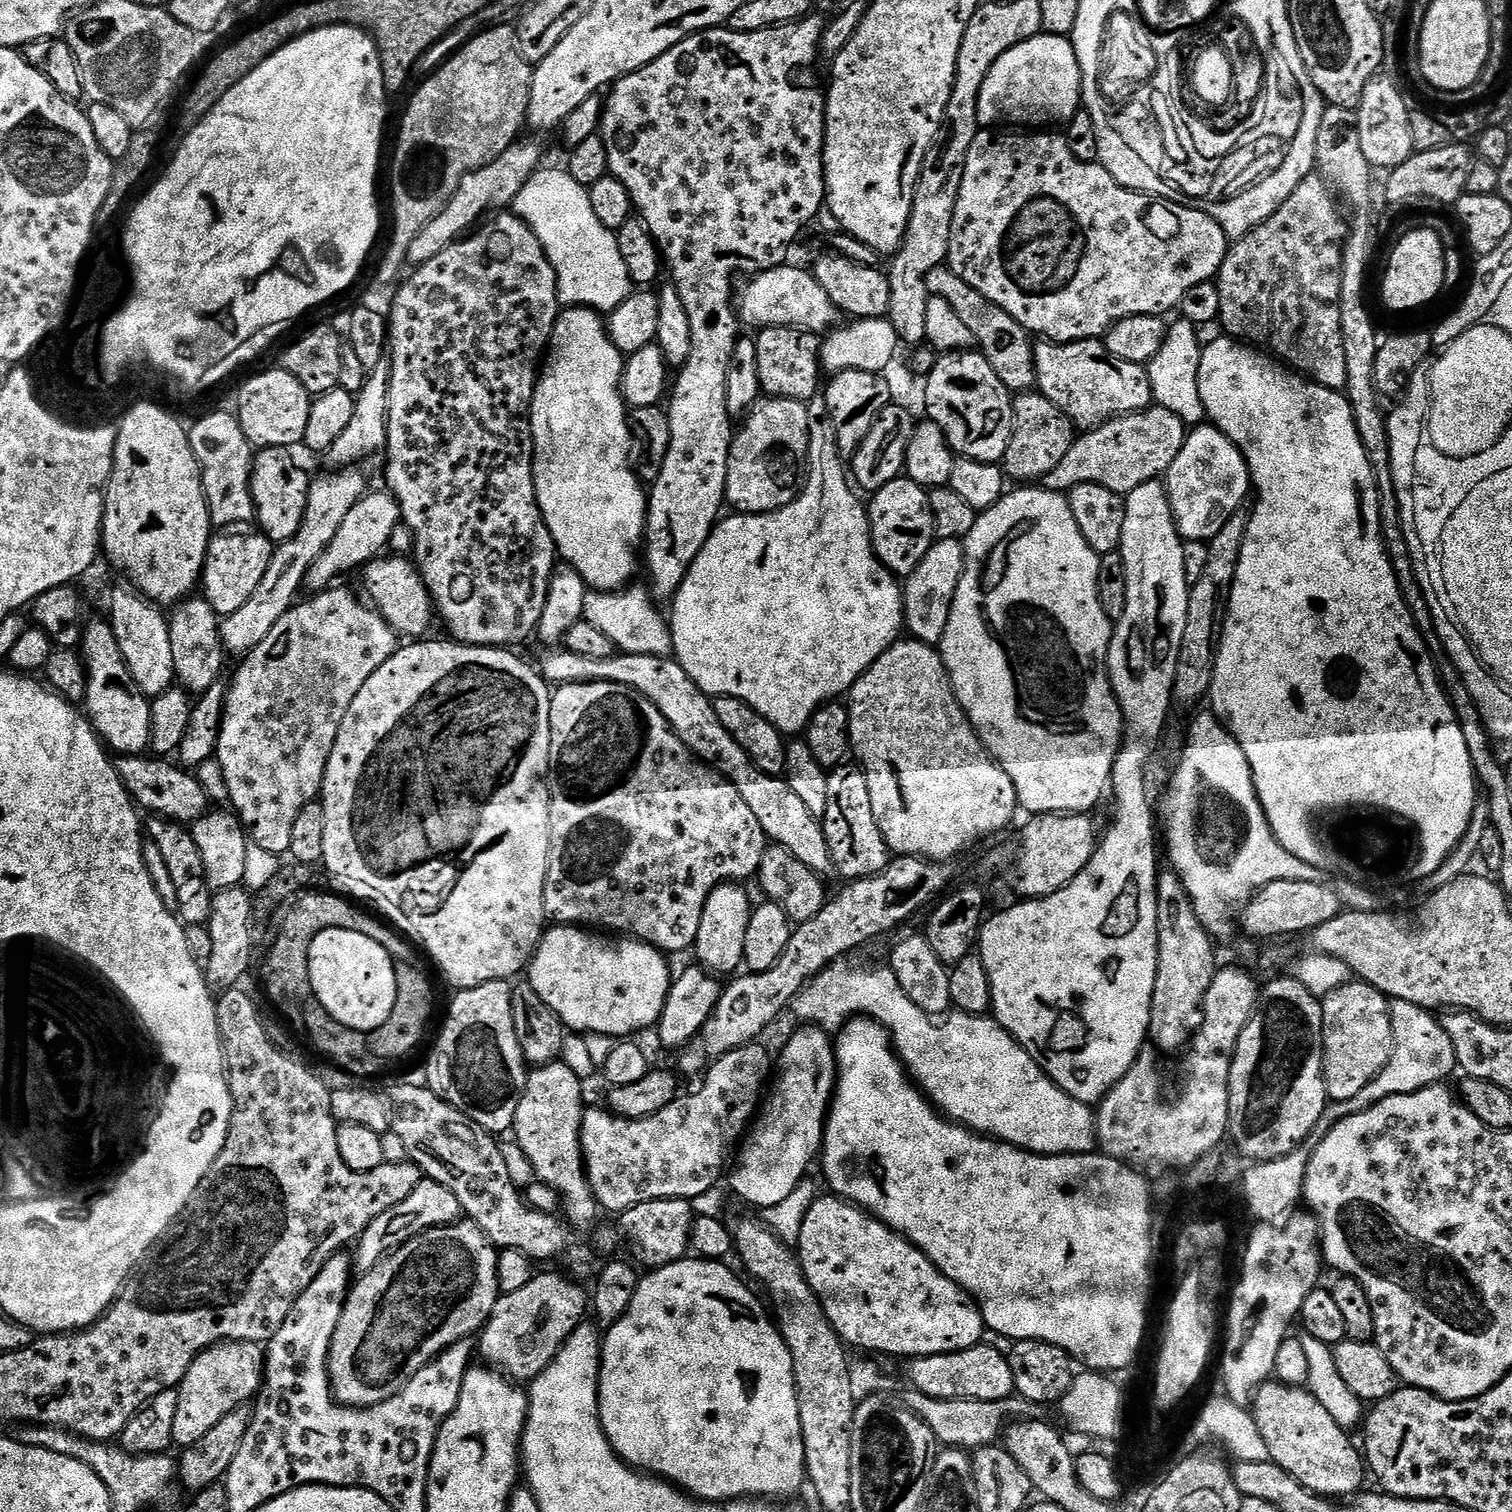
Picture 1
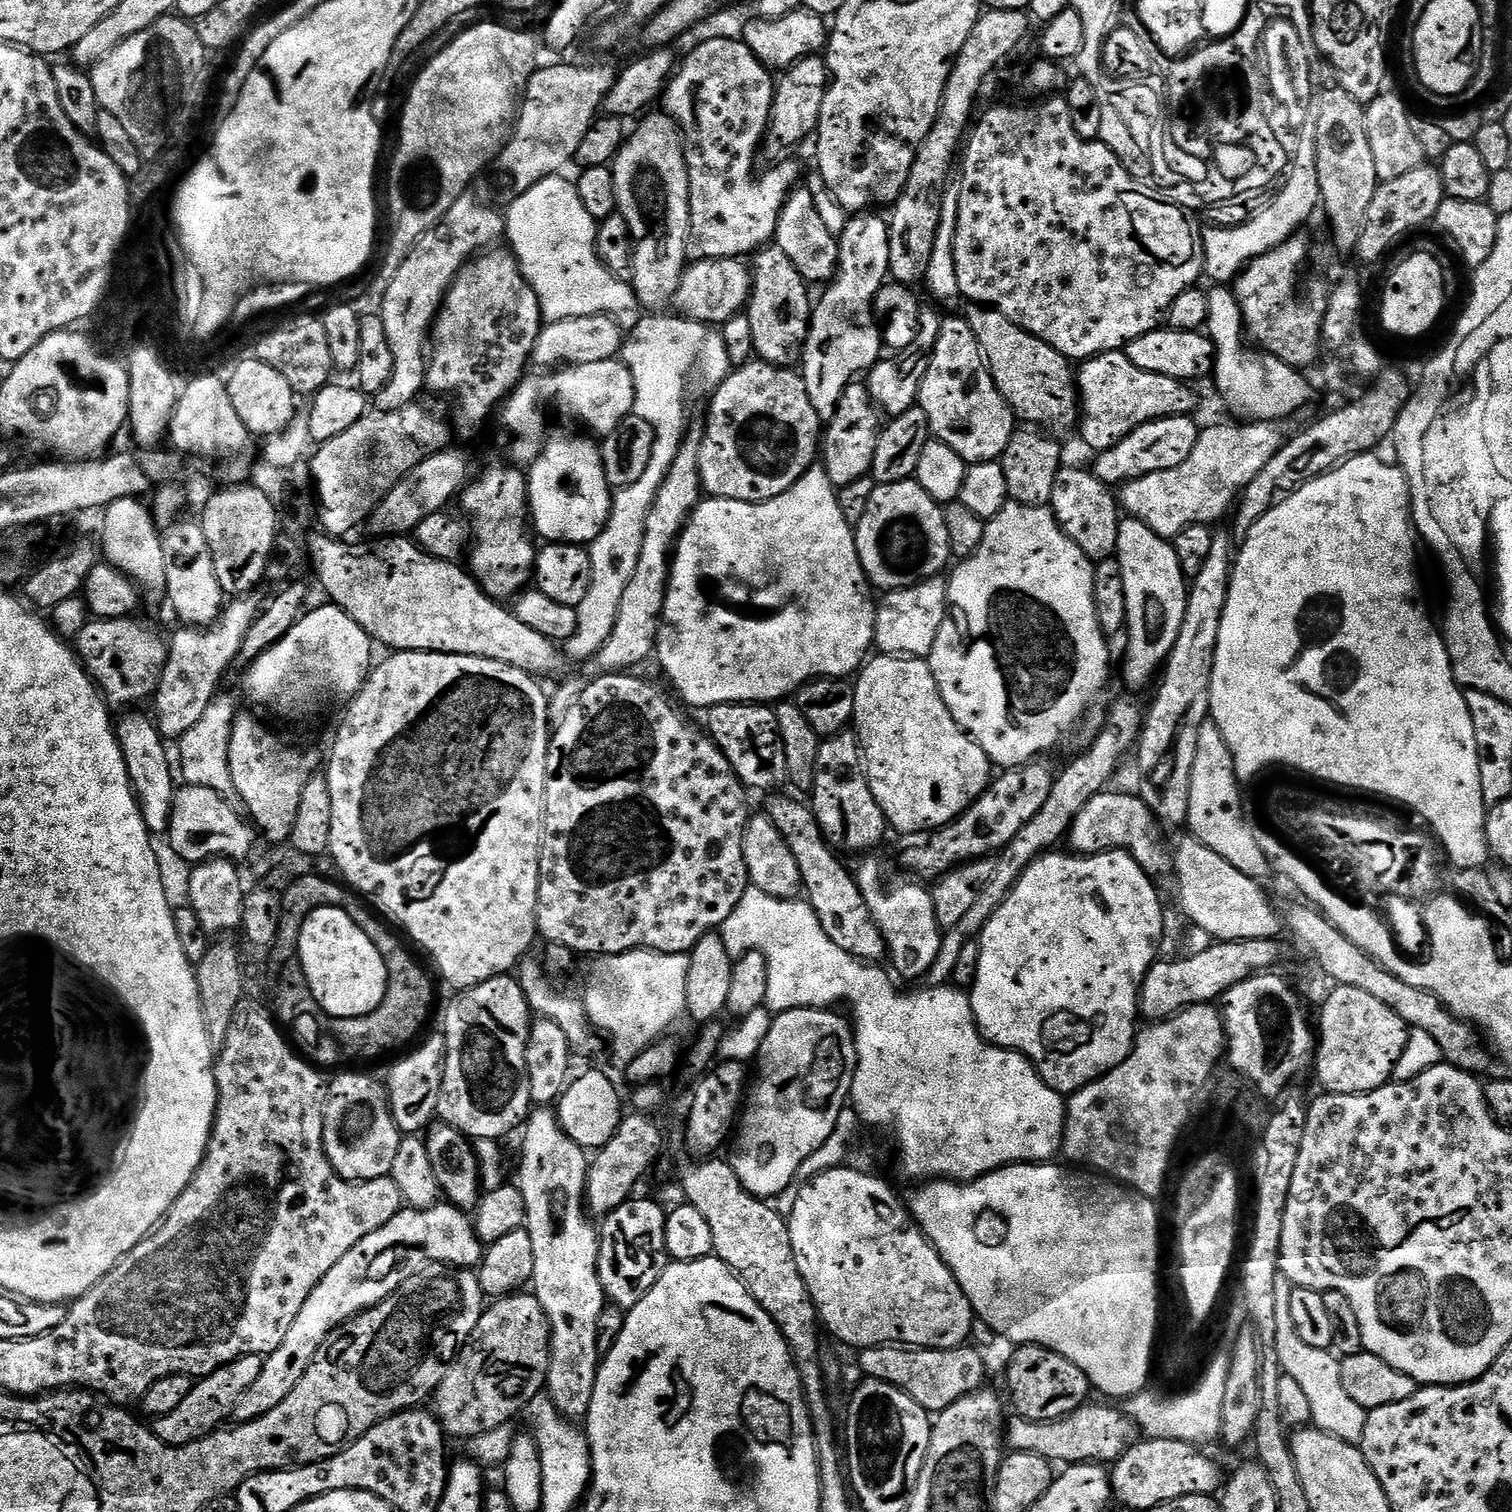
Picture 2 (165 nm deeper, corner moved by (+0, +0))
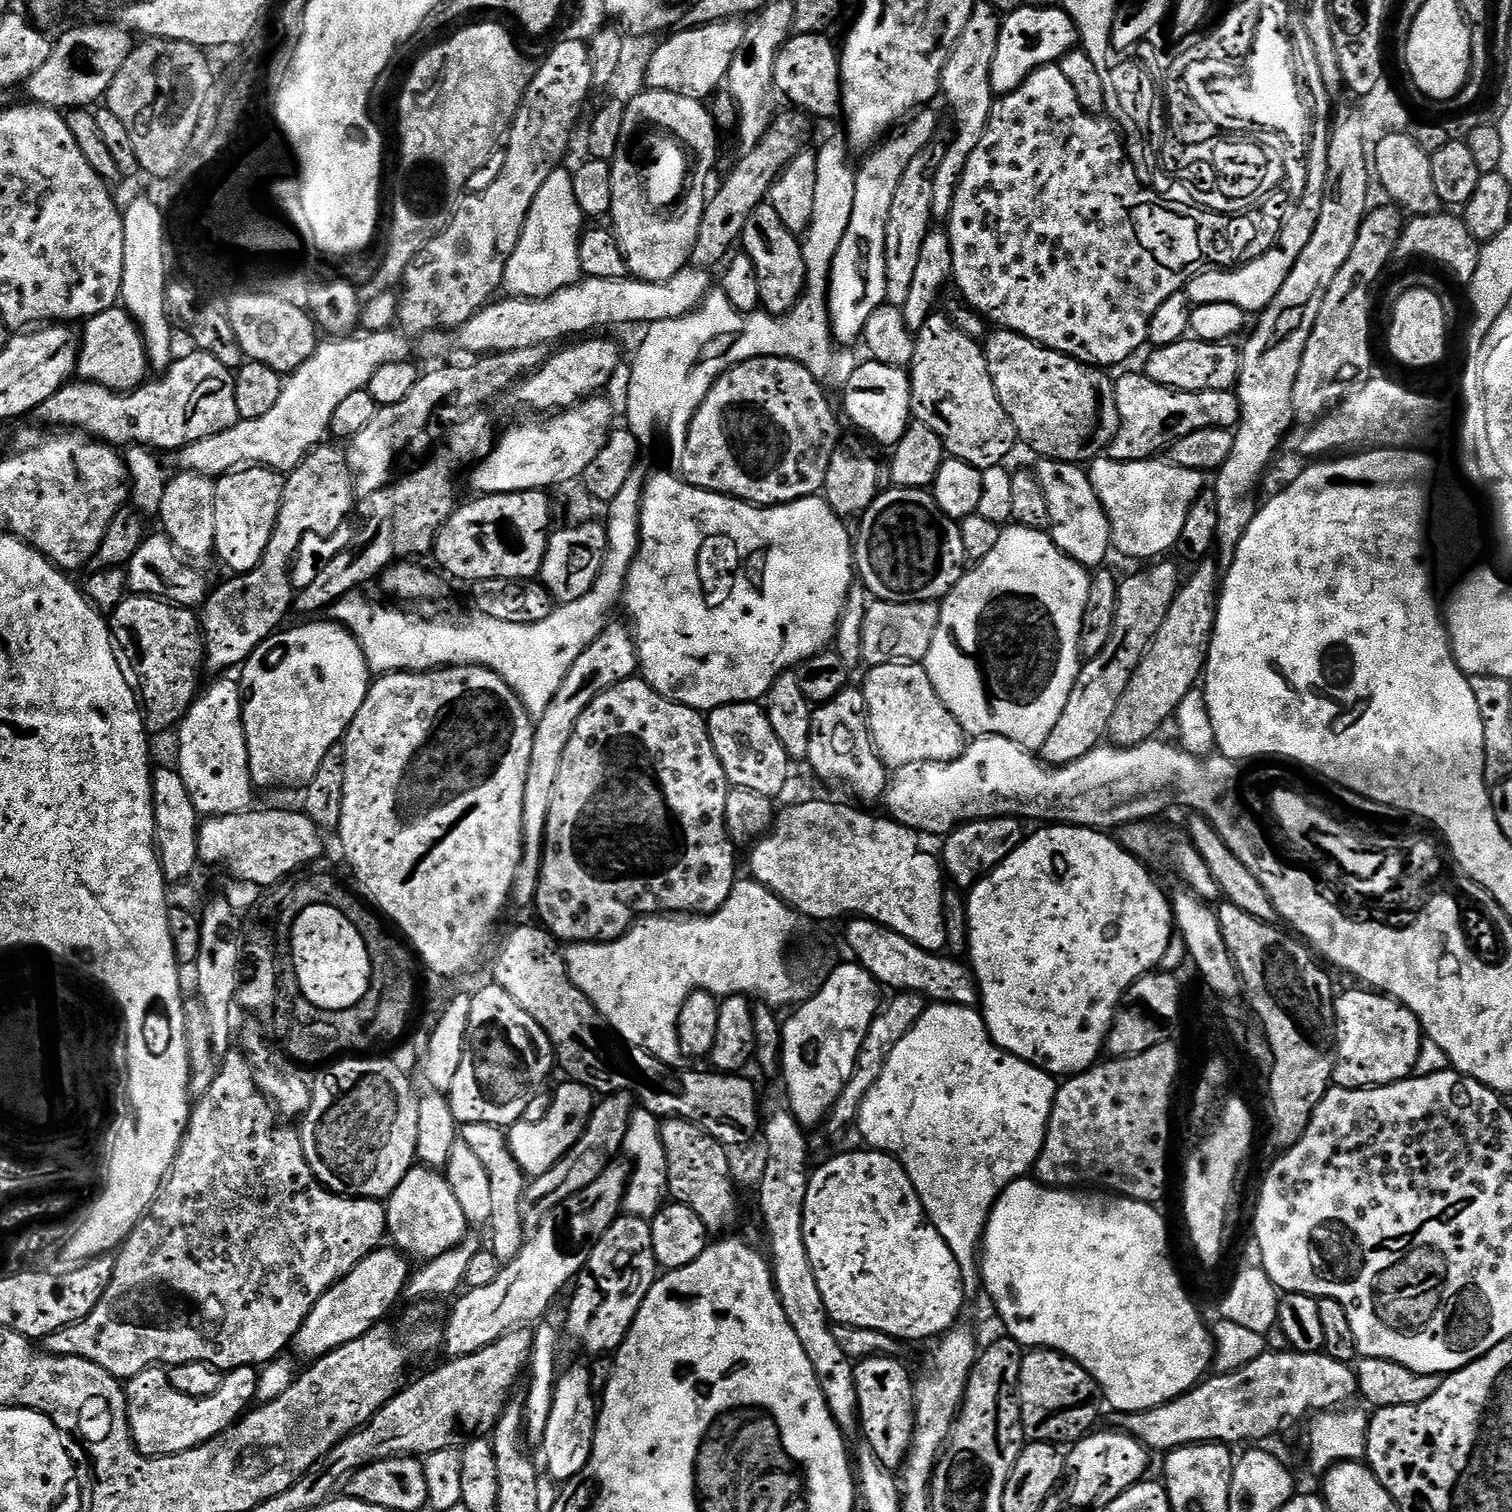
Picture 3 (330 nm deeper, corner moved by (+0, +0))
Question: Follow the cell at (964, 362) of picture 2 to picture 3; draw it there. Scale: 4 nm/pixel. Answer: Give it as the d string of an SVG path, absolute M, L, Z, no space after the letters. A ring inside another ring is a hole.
M939 314L929 316L927 322L915 333L914 339L916 349L910 365L913 417L919 423L930 426L934 434L938 434L949 457L981 470L1003 465L1007 456L1011 454L1012 447L1018 444L1018 437L1014 422L1010 422L994 390L983 347L966 334L962 334L962 330L955 328L947 315Z

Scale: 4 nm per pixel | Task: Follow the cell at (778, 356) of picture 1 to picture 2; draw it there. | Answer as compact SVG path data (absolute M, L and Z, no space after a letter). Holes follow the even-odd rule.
M765 246L755 253L750 268L752 295L748 297L746 315L750 318L750 330L754 330L755 355L765 364L779 368L799 365L804 355L804 343L808 341L814 307L813 297L808 297L808 281L798 274L789 256L775 246Z

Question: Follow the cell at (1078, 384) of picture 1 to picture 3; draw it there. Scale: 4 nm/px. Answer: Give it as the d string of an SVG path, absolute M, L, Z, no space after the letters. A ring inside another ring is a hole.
M1139 371L1115 381L1116 405L1120 428L1106 449L1109 460L1150 460L1160 451L1171 449L1186 434L1207 428L1235 429L1240 418L1239 398L1235 391L1206 390L1205 392L1180 392L1167 388Z

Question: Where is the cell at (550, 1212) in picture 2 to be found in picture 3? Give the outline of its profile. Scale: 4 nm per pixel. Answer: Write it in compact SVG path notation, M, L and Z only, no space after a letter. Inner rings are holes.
M576 1364L559 1373L554 1390L554 1406L550 1410L550 1422L546 1422L546 1434L542 1451L548 1472L559 1482L573 1480L590 1462L596 1437L598 1400L592 1397L592 1376Z

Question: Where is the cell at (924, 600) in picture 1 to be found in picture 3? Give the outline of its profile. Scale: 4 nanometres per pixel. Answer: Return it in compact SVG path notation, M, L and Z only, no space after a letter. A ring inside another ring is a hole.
M876 600L864 616L864 629L860 632L860 648L864 651L865 665L920 662L934 642L940 621L940 605L936 602L899 604L889 600Z

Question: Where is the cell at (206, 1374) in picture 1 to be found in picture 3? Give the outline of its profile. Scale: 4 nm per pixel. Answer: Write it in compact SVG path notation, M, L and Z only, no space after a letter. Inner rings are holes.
M163 1367L142 1370L142 1374L126 1384L128 1425L136 1449L143 1456L173 1456L223 1437L253 1407L258 1396L259 1381L260 1372L255 1367L234 1368L221 1379L214 1394L206 1398L194 1398L174 1390Z

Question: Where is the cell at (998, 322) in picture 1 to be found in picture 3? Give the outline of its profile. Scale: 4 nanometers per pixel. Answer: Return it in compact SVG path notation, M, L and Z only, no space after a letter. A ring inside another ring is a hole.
M992 331L982 344L984 357L994 390L1010 422L1014 422L1022 444L1046 460L1083 465L1097 459L1120 428L1113 377L1093 365L1044 348L1017 332Z

